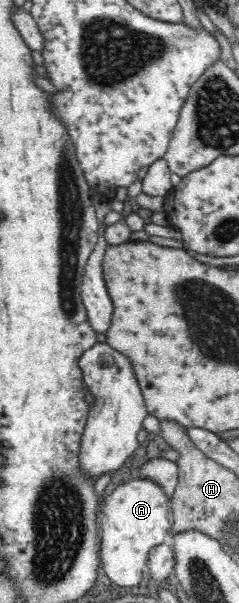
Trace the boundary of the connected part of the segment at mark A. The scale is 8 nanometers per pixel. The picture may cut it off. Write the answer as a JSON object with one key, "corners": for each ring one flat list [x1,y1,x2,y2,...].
{"corners":[[147,476,135,477,129,483,120,484,117,487,110,488,102,498,100,511,101,515,101,537,100,554,102,567,106,575,111,579,114,585,119,587,133,587,137,583,147,583,146,567,148,565,148,555,157,545,165,543,165,537,172,533,171,521,169,517,173,515,169,496,163,490,159,482]]}

